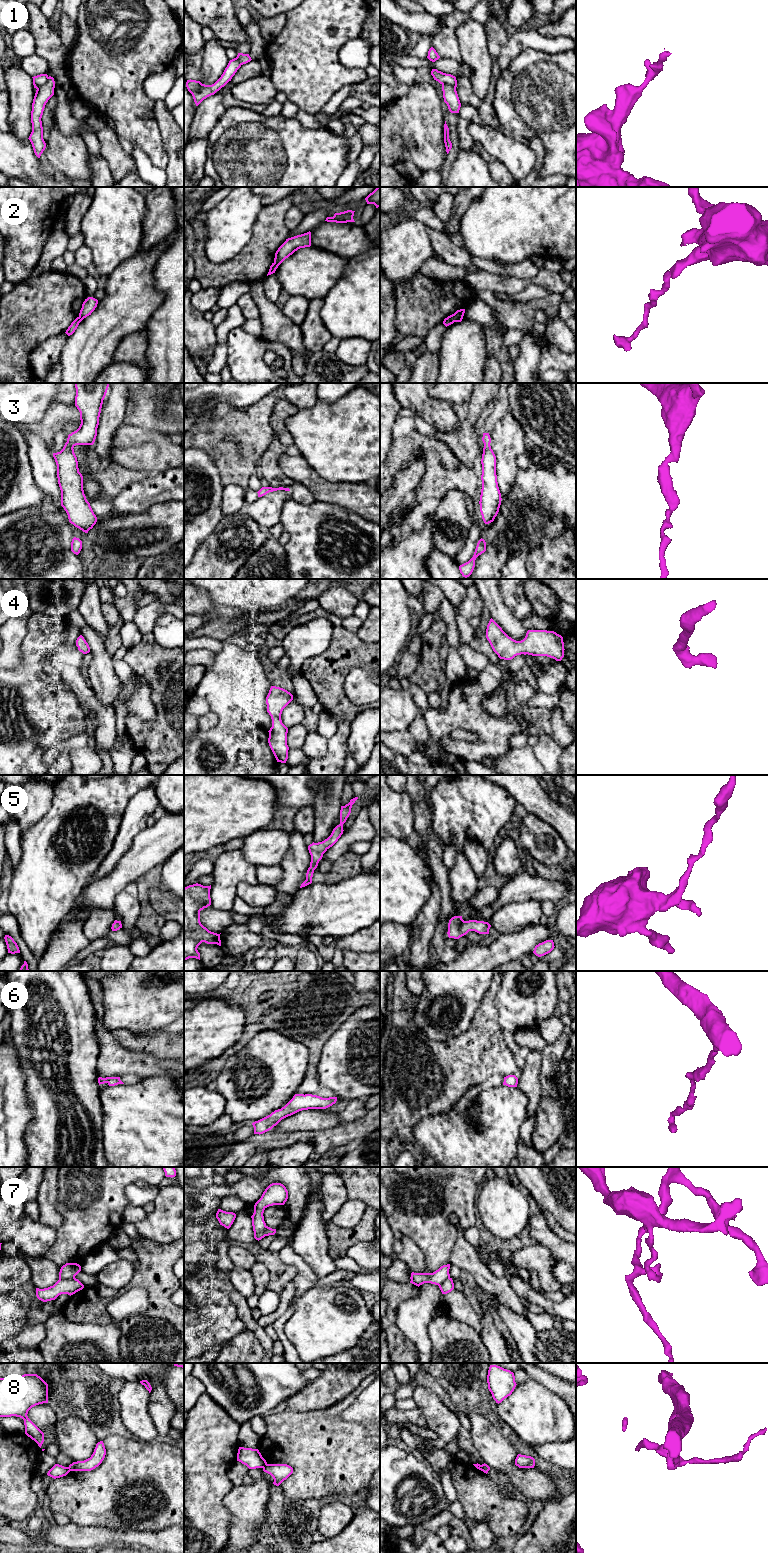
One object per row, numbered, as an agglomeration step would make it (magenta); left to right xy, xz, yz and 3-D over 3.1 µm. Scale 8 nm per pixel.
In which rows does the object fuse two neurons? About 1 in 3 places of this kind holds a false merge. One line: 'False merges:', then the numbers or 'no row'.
False merges: 1, 2, 7, 8

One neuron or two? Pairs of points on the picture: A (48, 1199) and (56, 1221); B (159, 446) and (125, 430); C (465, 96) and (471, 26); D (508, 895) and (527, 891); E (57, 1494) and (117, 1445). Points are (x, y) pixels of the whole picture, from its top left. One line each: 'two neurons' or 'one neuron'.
A: one neuron
B: one neuron
C: two neurons
D: one neuron
E: one neuron

